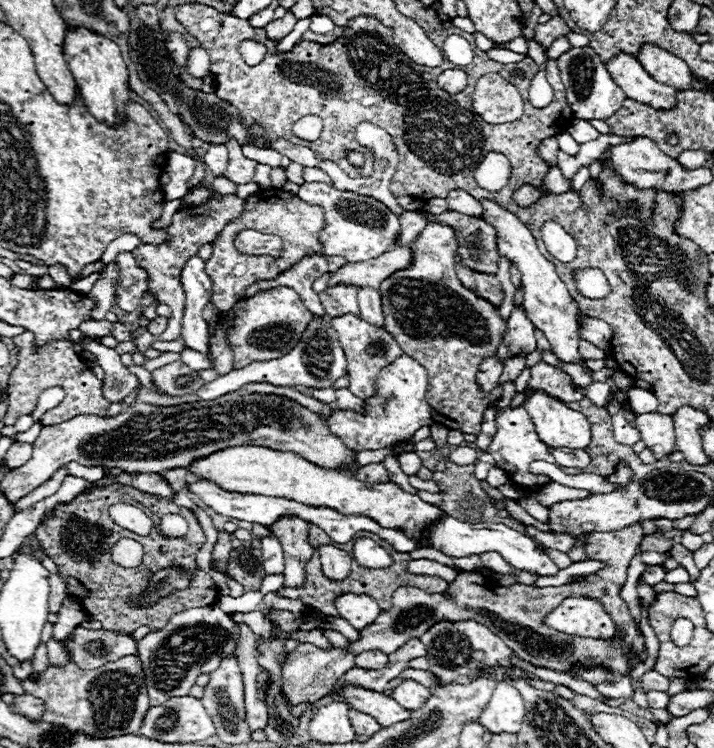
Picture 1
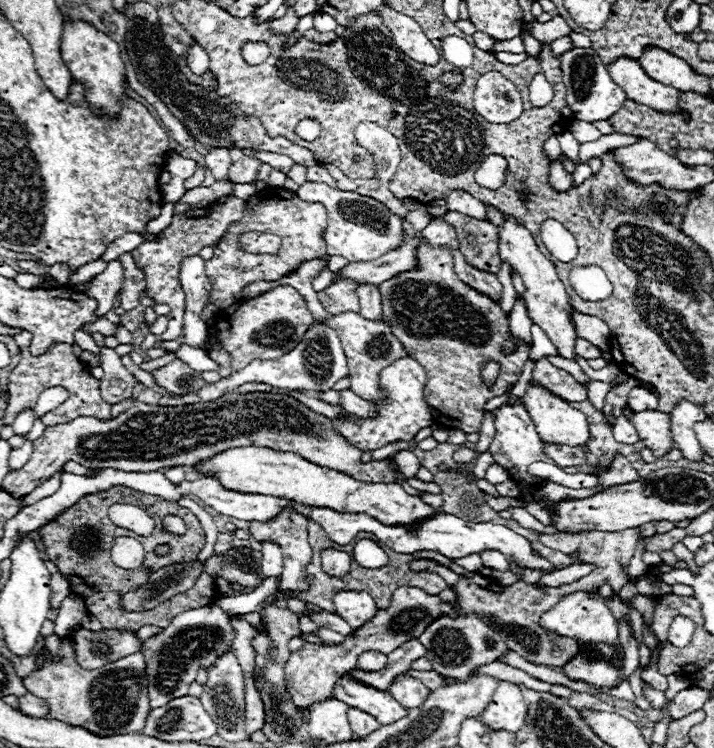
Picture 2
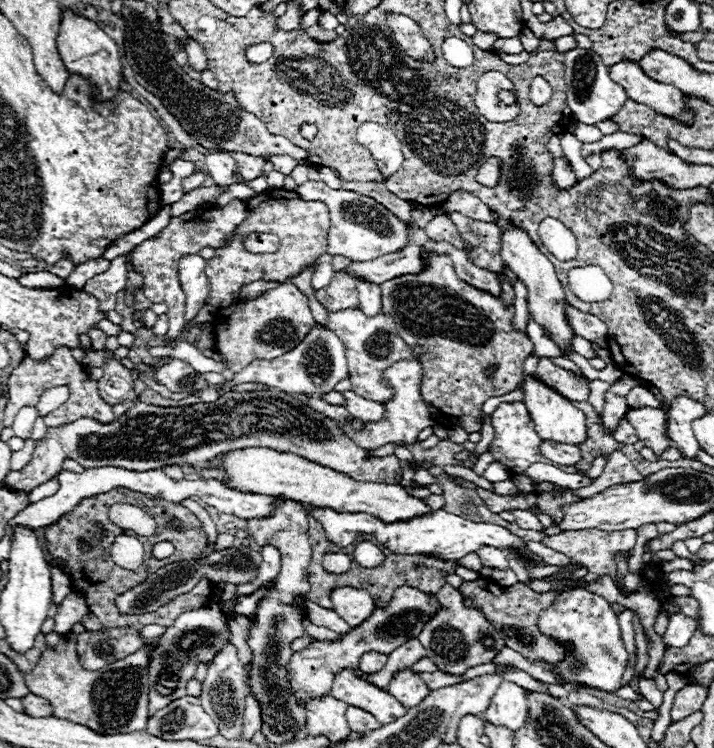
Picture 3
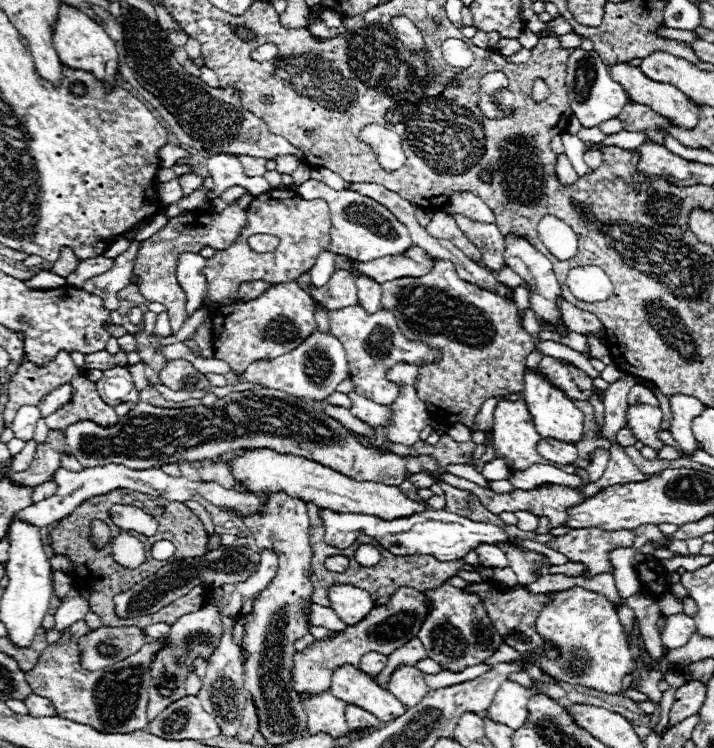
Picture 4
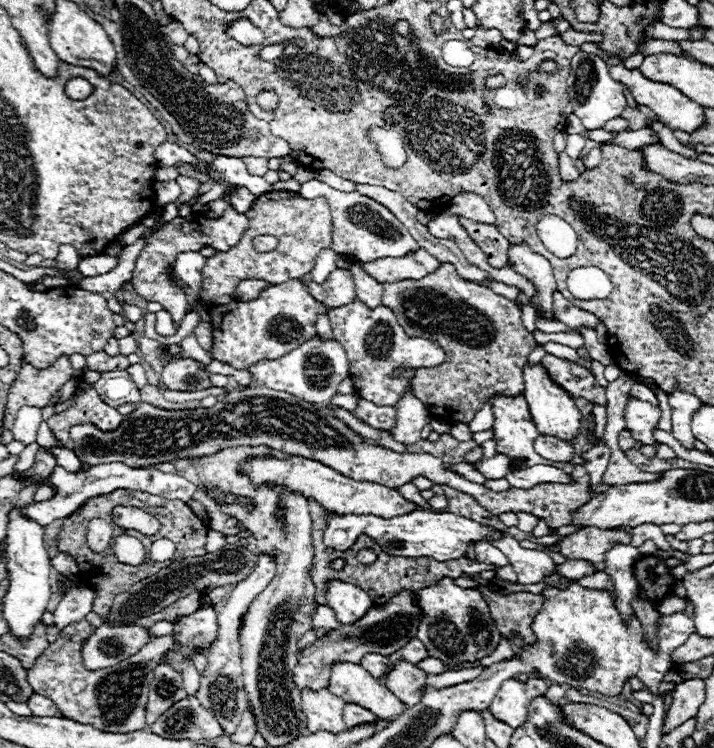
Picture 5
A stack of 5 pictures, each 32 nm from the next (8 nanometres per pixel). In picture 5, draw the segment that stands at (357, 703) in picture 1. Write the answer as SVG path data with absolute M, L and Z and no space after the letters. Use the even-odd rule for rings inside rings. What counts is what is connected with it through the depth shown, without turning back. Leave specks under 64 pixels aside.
M336 664L330 674L328 690L346 702L360 702L360 706L368 706L368 710L372 710L378 718L394 720L406 710L406 706L380 680L372 678L358 664Z

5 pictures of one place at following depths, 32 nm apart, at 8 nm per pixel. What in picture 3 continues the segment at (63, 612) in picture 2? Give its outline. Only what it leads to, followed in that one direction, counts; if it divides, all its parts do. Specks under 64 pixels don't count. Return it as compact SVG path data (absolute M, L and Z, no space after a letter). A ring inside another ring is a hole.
M70 592L62 604L58 606L58 614L56 614L56 628L54 632L58 632L60 636L62 634L68 634L68 630L72 630L72 626L76 622L82 622L82 616L86 616L90 610L88 610L88 604L86 604L86 598L78 592Z

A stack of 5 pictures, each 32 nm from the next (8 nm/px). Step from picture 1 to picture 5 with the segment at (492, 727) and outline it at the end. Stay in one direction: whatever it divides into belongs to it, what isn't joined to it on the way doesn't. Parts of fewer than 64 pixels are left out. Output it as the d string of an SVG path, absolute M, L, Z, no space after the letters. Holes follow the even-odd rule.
M530 678L526 684L518 680L504 680L488 710L496 720L518 728L526 722L528 702L536 696L542 696L546 688L548 684L540 678Z

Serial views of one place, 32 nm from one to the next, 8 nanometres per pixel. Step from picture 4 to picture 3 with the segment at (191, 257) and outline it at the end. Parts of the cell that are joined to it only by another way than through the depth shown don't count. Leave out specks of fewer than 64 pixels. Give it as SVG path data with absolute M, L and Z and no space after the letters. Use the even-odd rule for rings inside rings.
M188 254L180 260L178 278L186 294L186 324L192 322L194 316L202 310L210 292L210 282L204 274L204 266L206 260L198 254Z

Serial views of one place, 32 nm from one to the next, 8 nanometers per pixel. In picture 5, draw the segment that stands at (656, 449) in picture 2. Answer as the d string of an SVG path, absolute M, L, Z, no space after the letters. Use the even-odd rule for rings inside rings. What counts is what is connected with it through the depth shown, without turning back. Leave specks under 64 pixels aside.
M628 400L624 410L626 428L632 432L632 436L642 444L658 444L654 440L654 430L658 428L660 420L660 408L652 406L642 400Z

